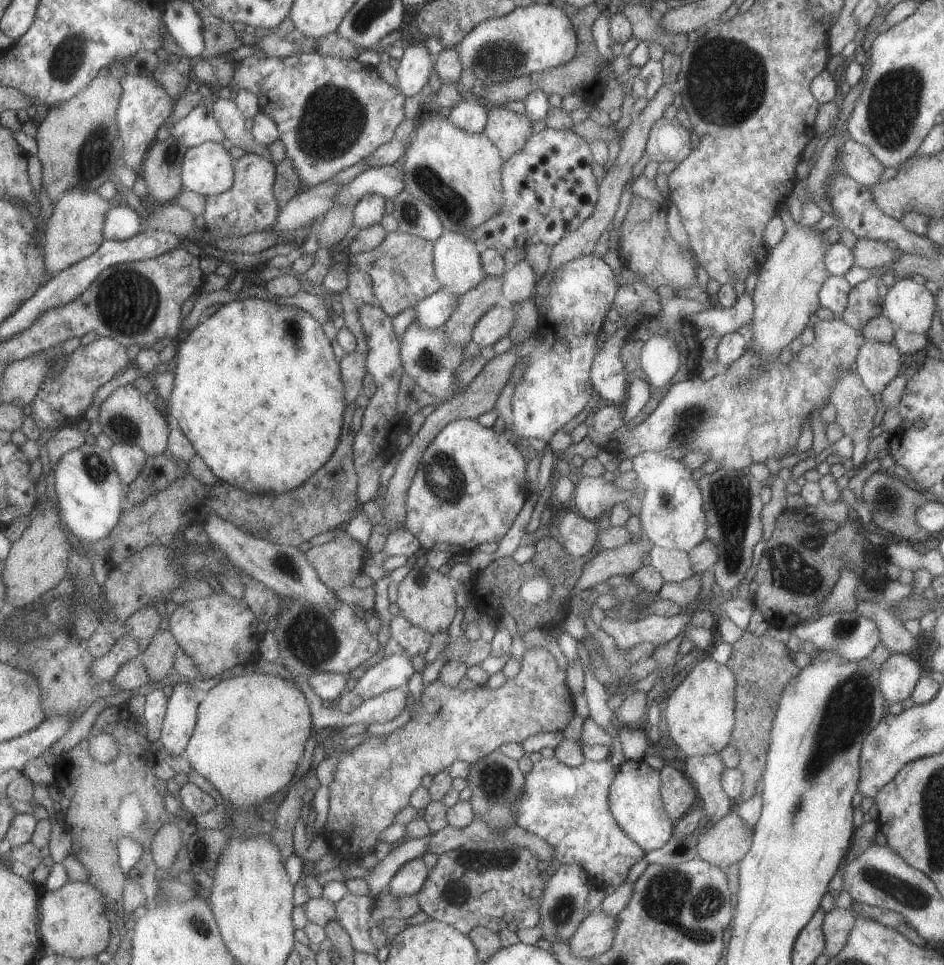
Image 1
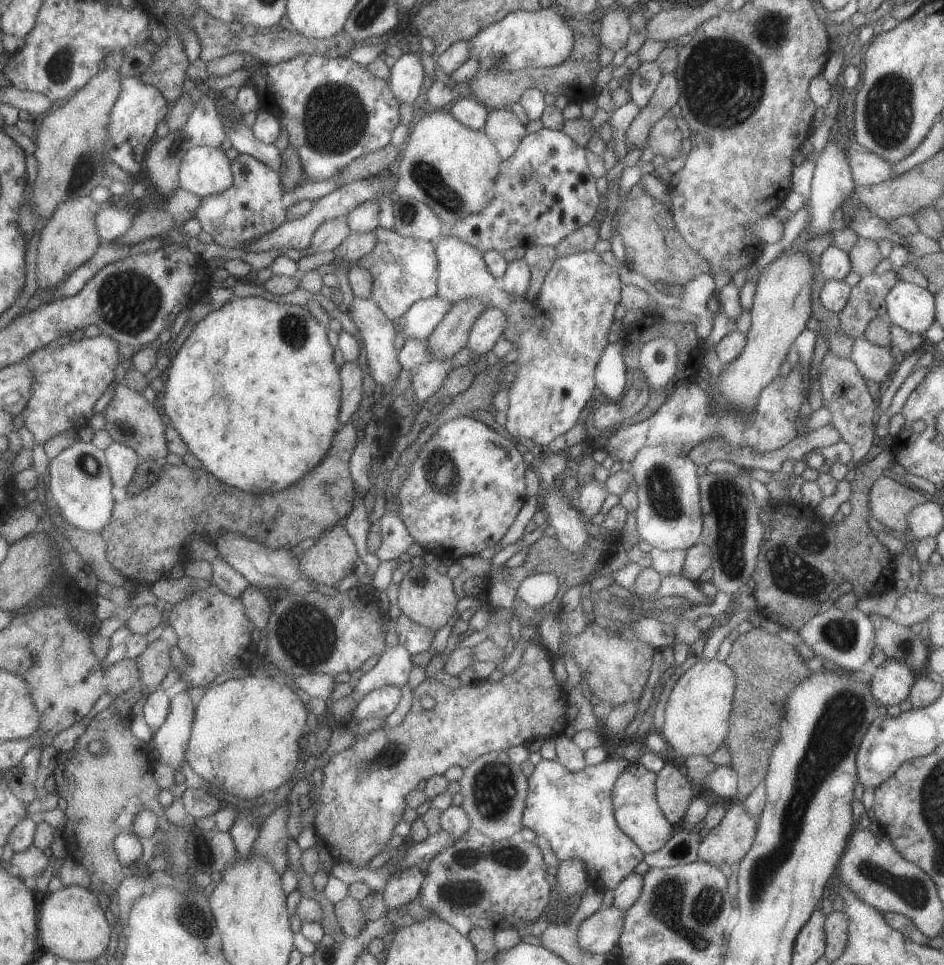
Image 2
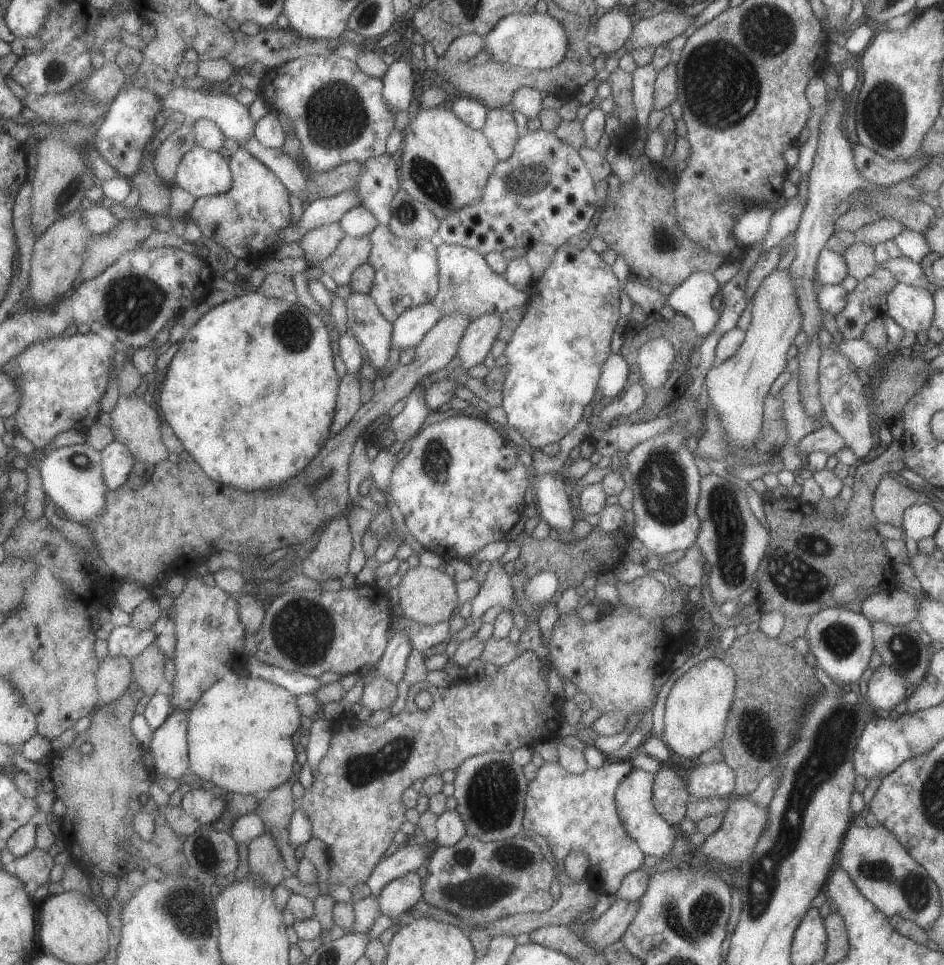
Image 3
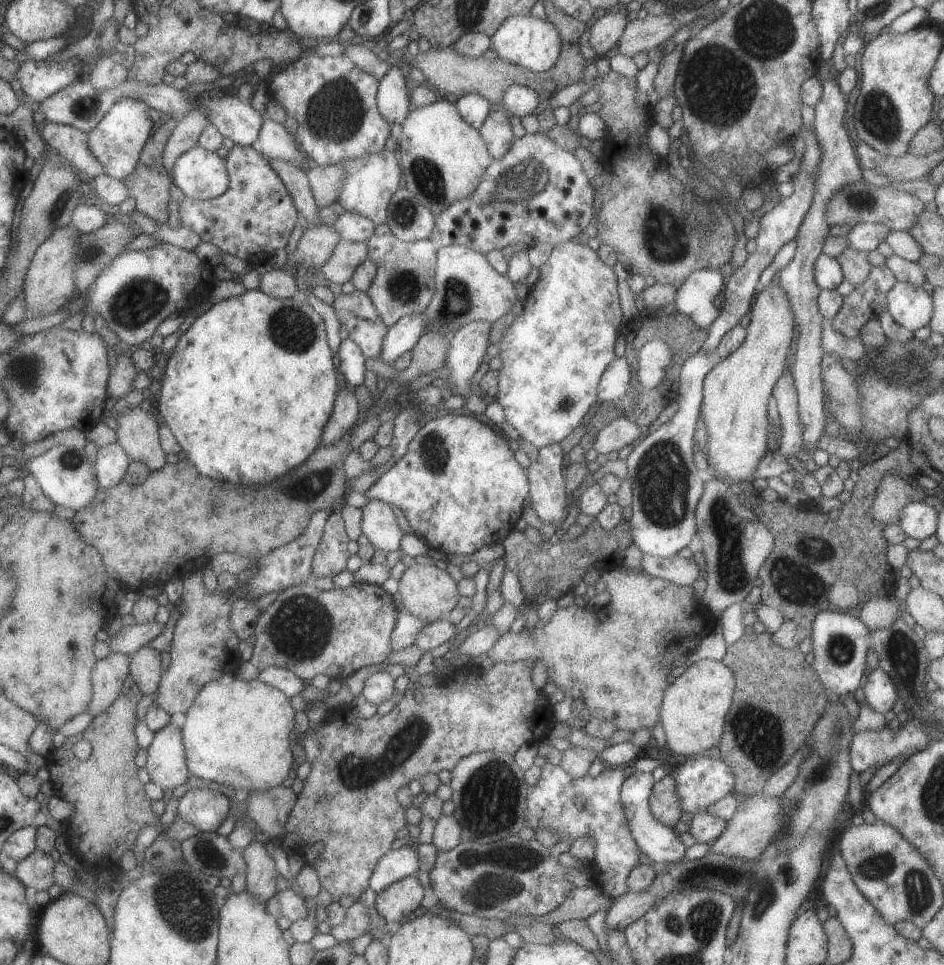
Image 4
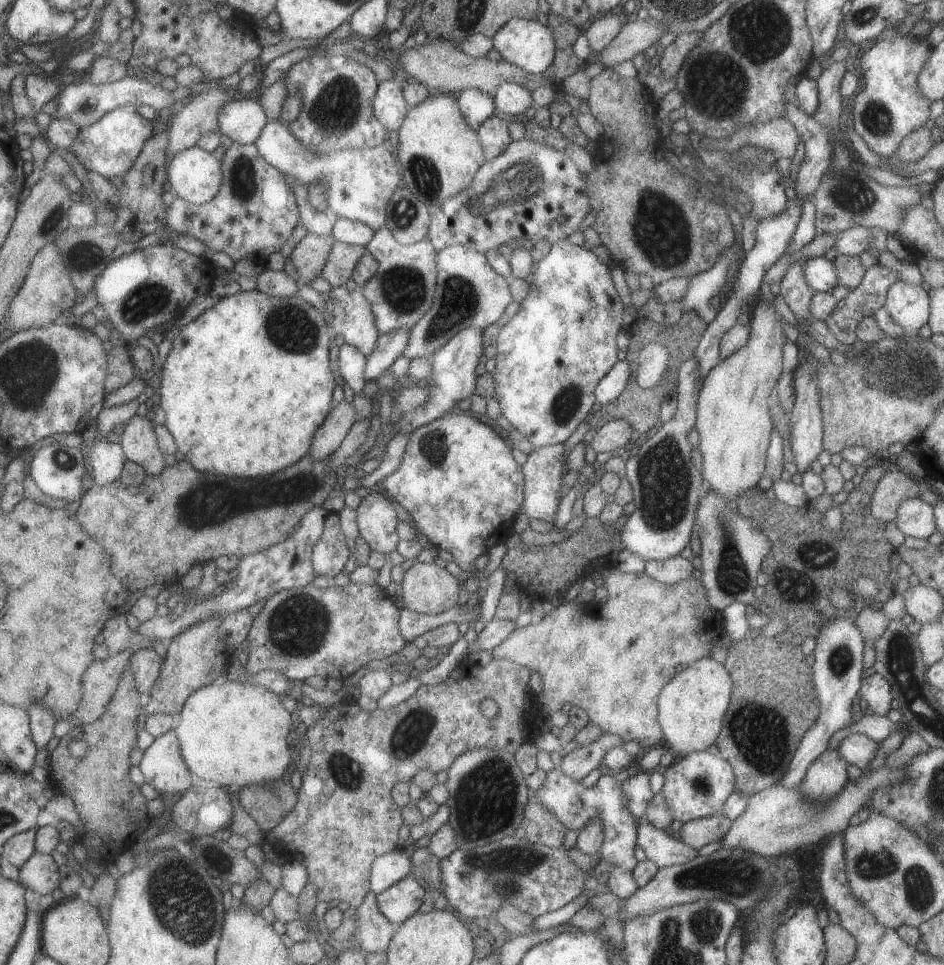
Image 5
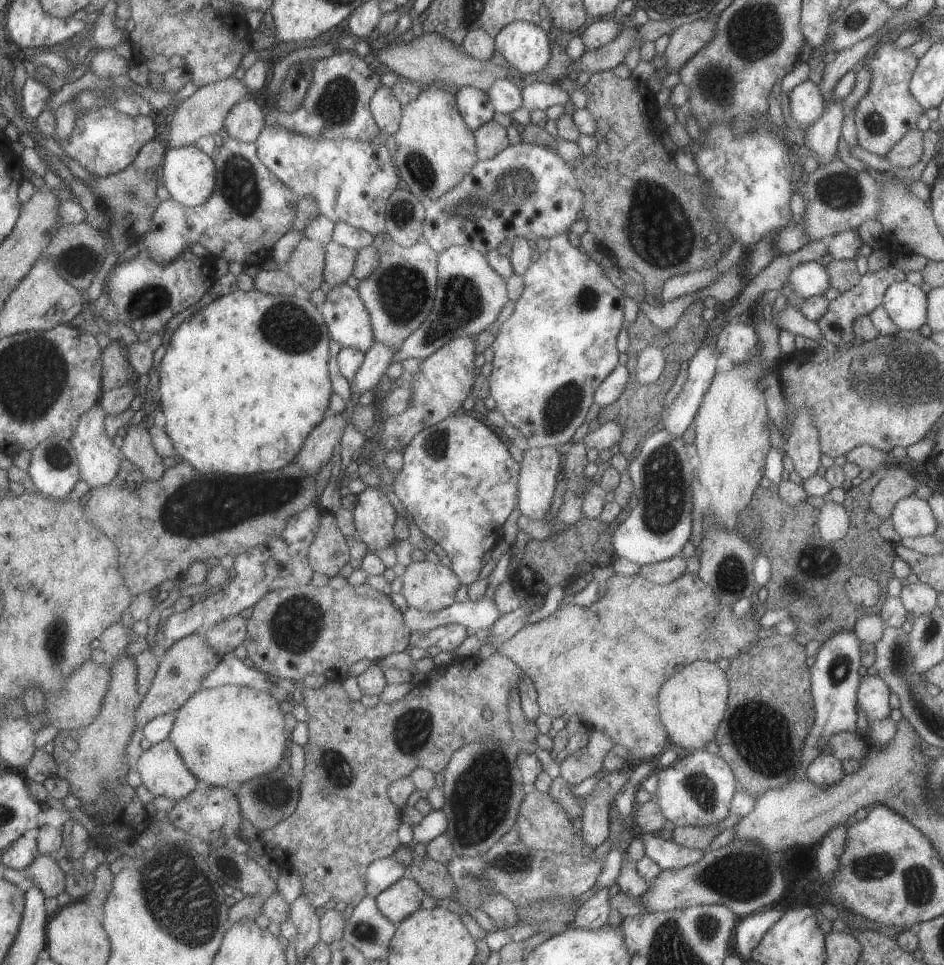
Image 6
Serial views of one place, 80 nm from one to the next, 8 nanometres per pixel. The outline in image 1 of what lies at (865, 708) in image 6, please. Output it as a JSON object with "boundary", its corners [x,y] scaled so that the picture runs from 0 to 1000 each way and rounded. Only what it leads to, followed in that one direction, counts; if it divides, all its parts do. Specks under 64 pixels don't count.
{"boundary":[[[944,677],[931,694],[932,716],[940,731],[957,727],[974,705],[974,688],[961,677]]]}

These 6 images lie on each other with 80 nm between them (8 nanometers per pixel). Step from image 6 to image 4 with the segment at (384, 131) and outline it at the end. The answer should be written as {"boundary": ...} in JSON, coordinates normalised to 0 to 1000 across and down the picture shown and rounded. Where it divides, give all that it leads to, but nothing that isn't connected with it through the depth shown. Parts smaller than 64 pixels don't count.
{"boundary":[[[414,68],[400,84],[398,110],[401,118],[412,127],[425,127],[433,117],[434,84],[426,68]]]}

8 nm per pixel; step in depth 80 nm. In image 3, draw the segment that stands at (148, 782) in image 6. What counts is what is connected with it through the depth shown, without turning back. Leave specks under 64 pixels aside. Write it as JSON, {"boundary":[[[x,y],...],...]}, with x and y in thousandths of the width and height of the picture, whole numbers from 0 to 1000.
{"boundary":[[[182,735],[171,752],[162,756],[156,775],[163,785],[161,800],[185,808],[200,800],[197,768],[199,738],[196,735]]]}

